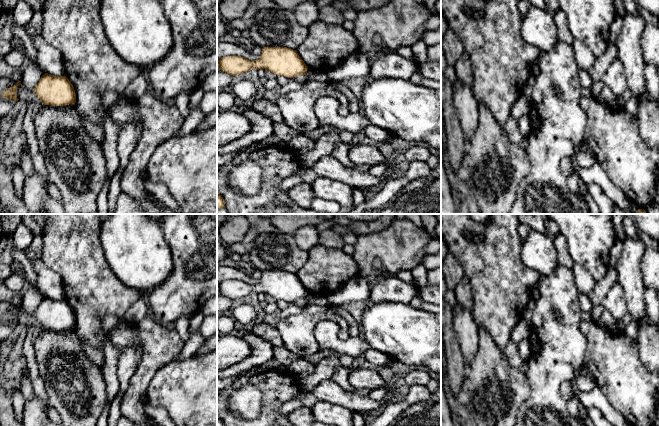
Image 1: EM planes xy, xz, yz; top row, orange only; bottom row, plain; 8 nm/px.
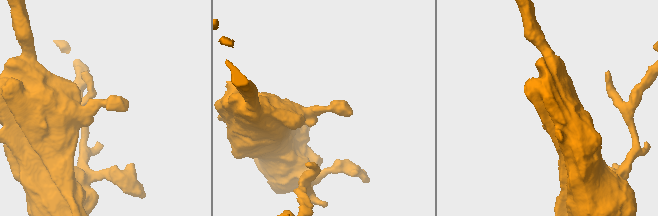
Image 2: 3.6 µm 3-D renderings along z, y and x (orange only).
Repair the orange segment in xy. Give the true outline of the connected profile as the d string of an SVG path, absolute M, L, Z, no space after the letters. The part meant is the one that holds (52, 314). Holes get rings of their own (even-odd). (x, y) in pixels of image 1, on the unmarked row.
M45 297L33 313L42 328L51 330L75 329L76 317L69 303Z

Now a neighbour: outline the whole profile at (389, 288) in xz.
M384 275L371 285L369 299L371 303L398 302L409 304L413 297L418 296L418 290L419 288L414 282L405 282L396 275Z

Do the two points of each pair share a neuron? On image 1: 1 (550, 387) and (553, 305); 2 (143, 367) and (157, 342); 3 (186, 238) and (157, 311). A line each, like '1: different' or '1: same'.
1: same
2: same
3: same

